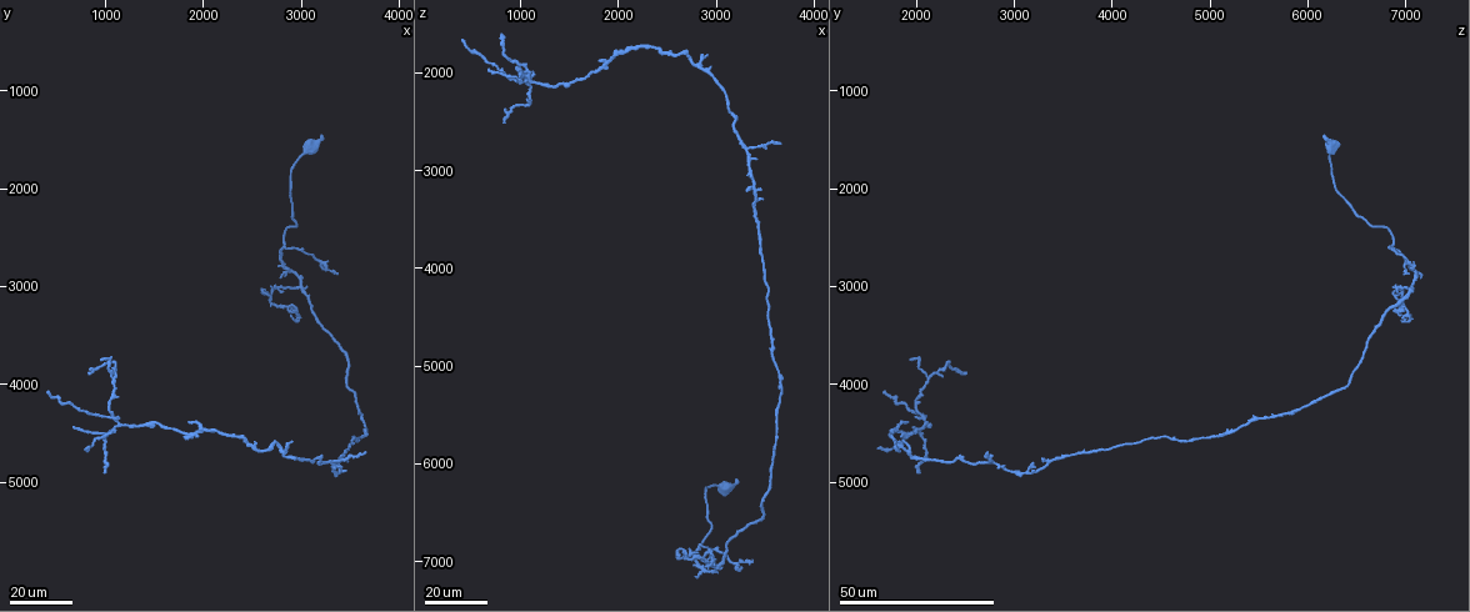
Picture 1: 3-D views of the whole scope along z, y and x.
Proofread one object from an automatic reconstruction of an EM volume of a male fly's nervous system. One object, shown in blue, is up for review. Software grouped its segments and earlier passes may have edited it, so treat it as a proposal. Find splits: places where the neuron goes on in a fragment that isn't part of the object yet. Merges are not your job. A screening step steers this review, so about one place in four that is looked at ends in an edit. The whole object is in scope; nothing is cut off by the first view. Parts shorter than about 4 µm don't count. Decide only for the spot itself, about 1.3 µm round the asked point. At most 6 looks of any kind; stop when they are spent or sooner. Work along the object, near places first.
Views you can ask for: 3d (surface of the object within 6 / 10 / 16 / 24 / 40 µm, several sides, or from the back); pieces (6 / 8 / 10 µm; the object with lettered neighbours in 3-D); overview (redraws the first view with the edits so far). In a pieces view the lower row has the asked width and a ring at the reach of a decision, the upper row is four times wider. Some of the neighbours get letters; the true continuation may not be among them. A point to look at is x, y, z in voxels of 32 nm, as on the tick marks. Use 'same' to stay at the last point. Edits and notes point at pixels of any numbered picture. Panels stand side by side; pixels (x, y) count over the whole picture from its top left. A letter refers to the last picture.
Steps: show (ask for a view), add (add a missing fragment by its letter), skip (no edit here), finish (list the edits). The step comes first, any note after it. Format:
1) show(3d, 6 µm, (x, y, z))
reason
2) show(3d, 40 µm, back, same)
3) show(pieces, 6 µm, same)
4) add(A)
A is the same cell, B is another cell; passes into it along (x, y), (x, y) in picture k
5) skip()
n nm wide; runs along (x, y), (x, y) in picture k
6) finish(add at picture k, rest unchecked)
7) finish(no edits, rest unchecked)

show(3d, 16 µm, (1000, 4920, 2040))
an open end

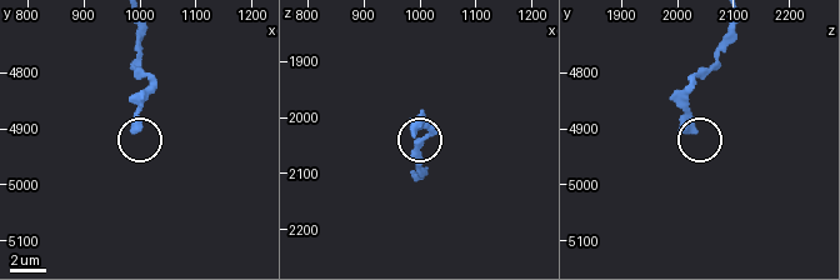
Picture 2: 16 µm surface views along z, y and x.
show(pieces, 10 µm, (985, 4905, 2030))

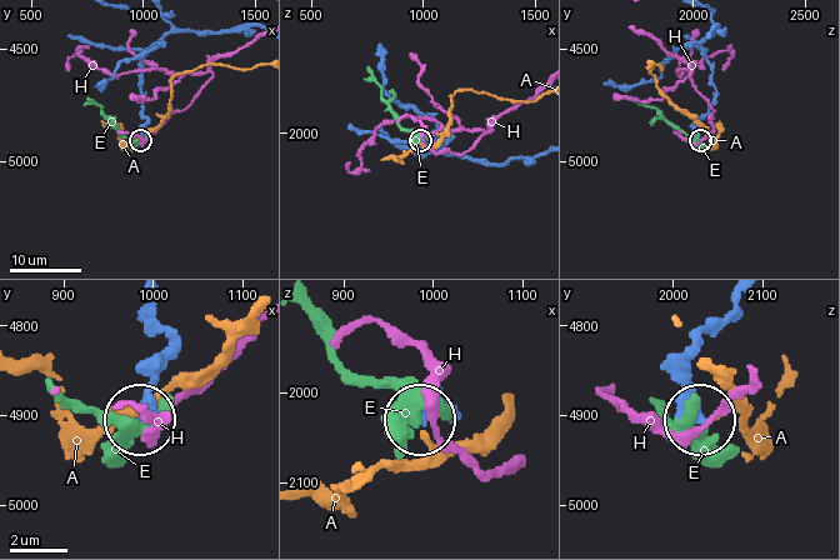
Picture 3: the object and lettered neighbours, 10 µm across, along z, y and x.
skip()
420 nm wide; A, E and H are other cells; none of them fits

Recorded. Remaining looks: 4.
show(3d, 24 µm, (700, 4440, 1960))
an open end

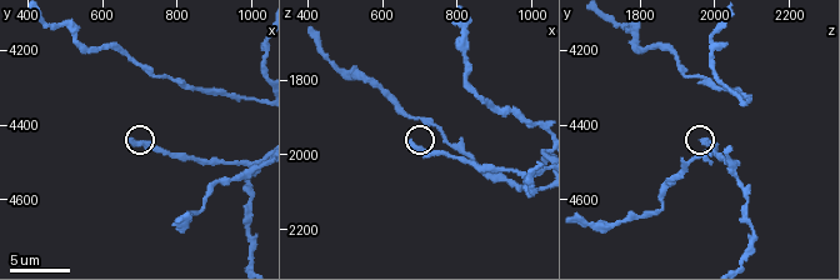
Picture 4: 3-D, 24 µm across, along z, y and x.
show(pieces, 6 µm, (670, 4450, 1970))

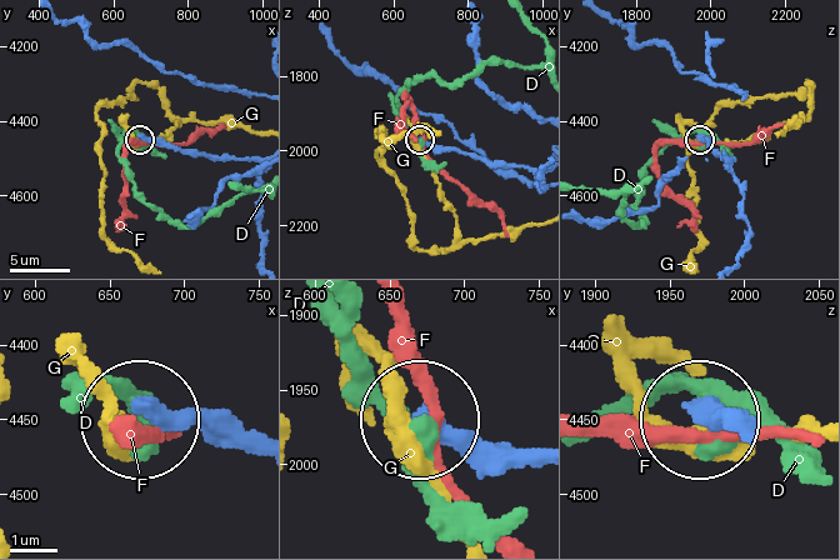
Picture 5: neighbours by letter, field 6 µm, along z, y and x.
skip()
D, F and G are other cells; runs along (258, 158), (208, 158), (143, 139) in picture 5; none of them fits

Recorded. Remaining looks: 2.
show(3d, 24 µm, (1100, 3900, 2280))
branch stops here

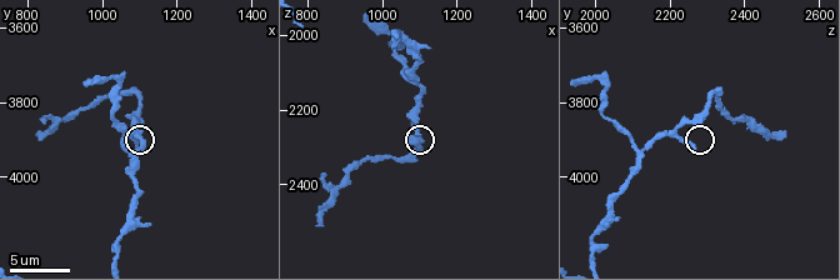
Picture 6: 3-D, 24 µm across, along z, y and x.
show(pieces, 8 µm, (1100, 3920, 2260))

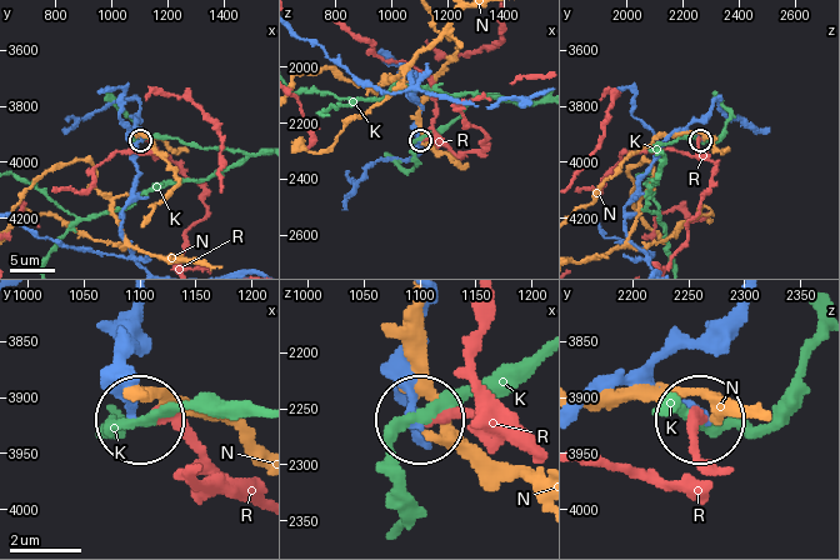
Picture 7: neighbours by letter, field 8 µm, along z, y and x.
skip()
K, N and R are other cells; none of them fits

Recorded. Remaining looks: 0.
finish(no edits, rest unchecked)

